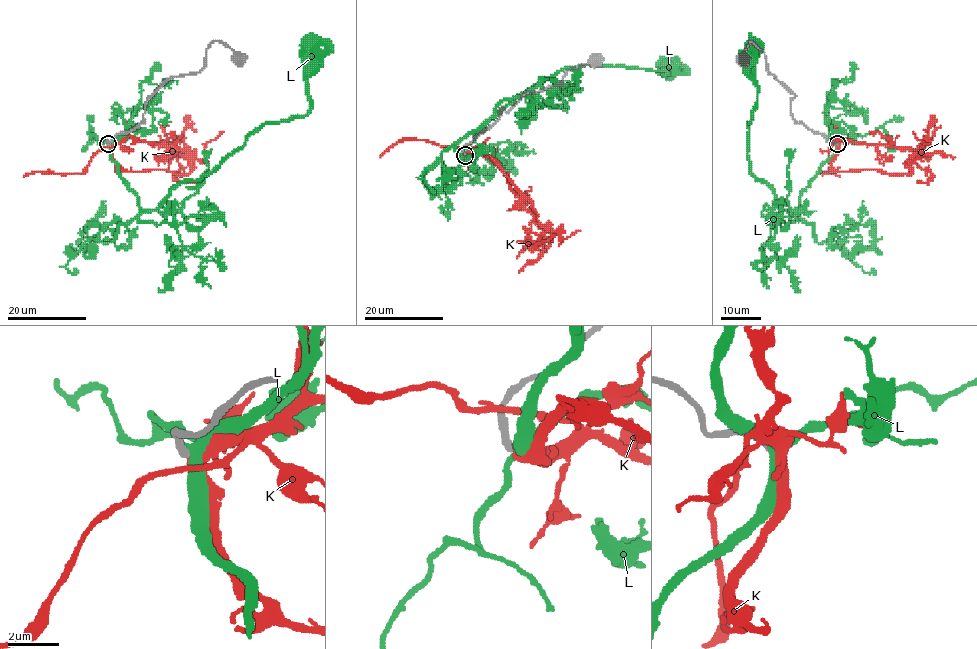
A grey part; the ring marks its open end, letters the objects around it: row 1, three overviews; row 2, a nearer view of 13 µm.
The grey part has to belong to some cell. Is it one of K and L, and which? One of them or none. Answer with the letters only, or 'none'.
K

